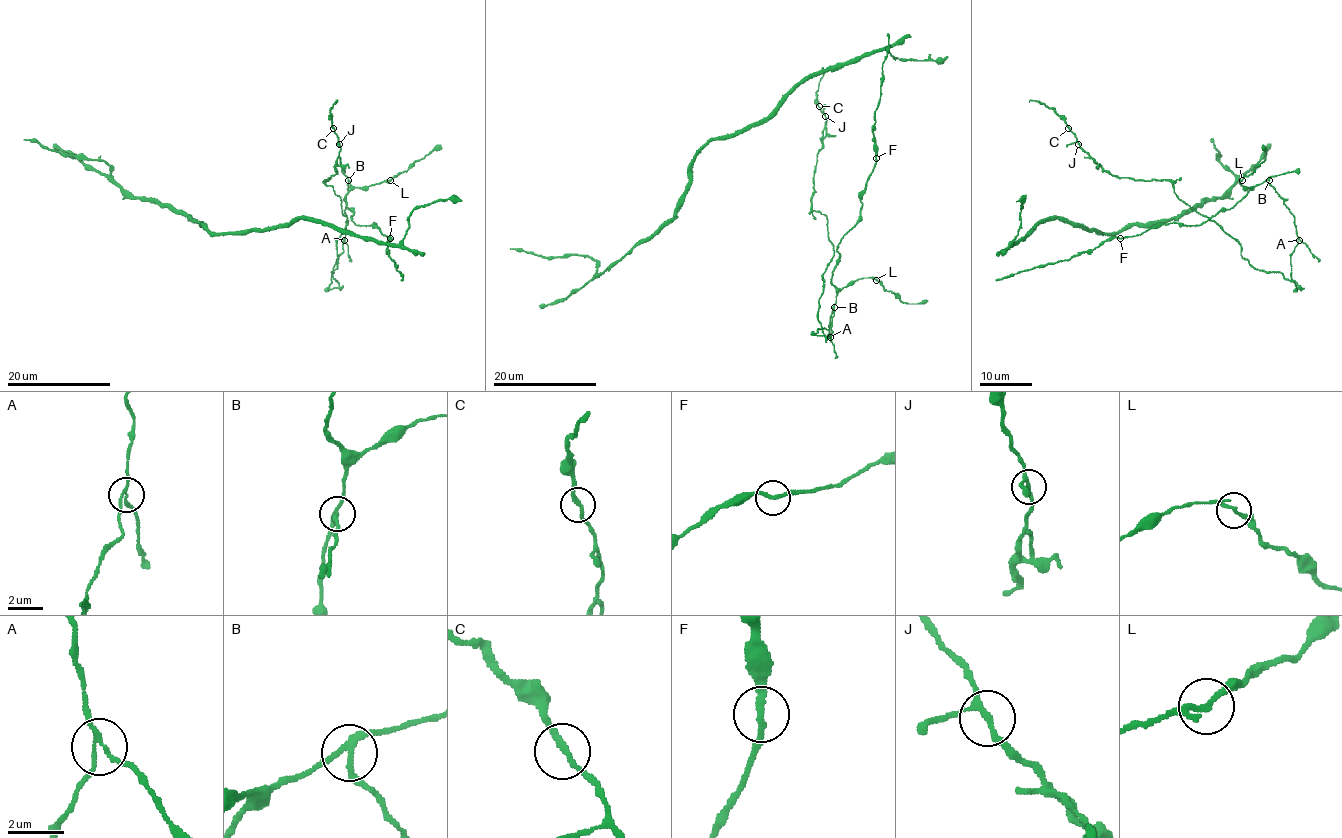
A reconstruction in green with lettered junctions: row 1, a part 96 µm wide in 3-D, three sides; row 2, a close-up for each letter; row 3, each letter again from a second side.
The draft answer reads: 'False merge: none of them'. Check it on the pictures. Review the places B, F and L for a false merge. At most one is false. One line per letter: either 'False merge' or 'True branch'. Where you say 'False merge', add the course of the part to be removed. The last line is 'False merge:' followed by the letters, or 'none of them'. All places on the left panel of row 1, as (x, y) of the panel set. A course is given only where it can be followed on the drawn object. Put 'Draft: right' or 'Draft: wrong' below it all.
B: False merge. Course of the part to remove: (348, 180), (330, 289), (347, 221), (325, 180), (341, 148), (335, 100)
F: True branch
L: True branch
False merge: B
Draft: wrong

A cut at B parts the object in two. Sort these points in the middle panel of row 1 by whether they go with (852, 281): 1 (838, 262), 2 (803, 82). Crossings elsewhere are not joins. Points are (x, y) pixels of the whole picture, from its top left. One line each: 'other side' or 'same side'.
1: same side
2: same side

